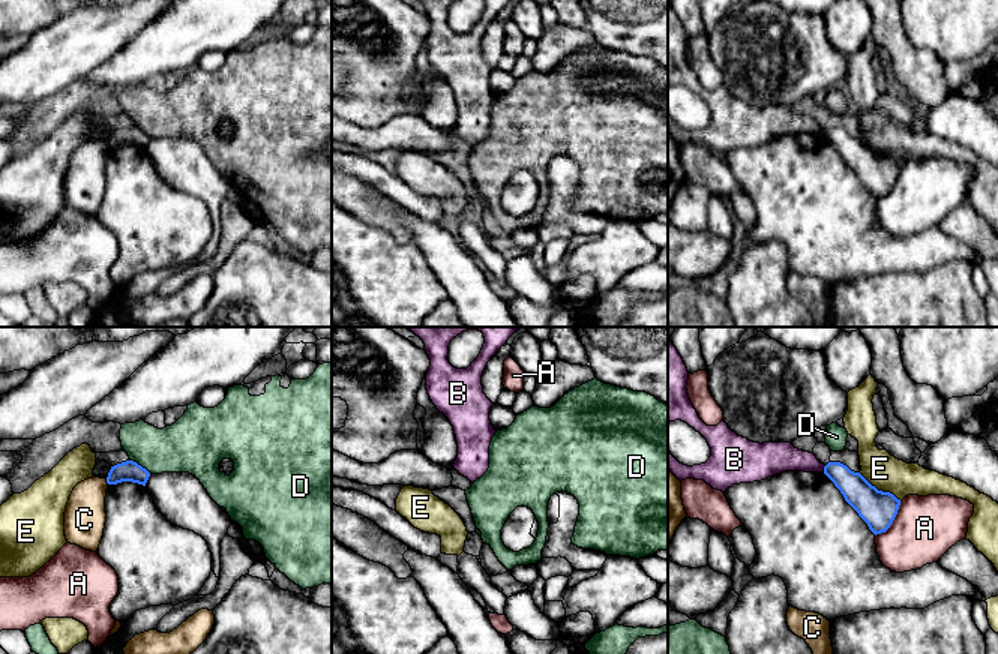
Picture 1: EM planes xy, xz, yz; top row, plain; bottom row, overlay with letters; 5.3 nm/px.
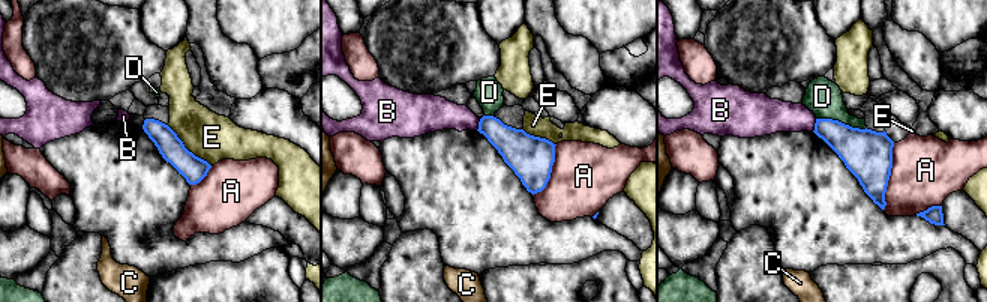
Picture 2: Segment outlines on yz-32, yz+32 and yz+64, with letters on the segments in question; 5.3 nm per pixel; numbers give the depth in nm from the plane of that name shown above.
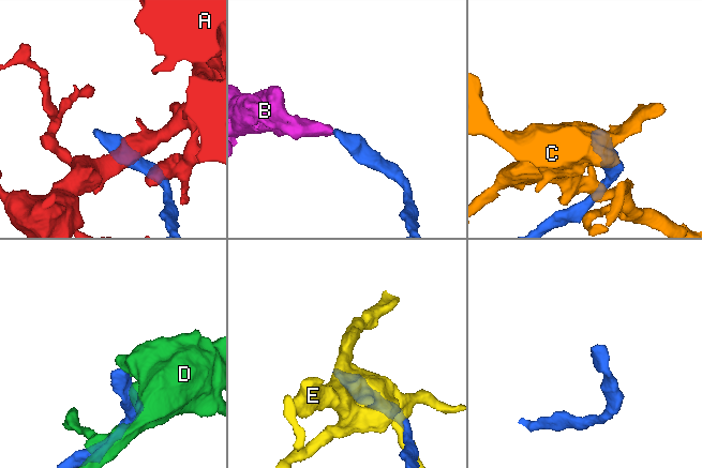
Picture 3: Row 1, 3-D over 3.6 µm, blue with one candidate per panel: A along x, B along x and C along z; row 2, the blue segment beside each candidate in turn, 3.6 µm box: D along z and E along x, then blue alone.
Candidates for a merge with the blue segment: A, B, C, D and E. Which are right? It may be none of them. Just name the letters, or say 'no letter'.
no letter

